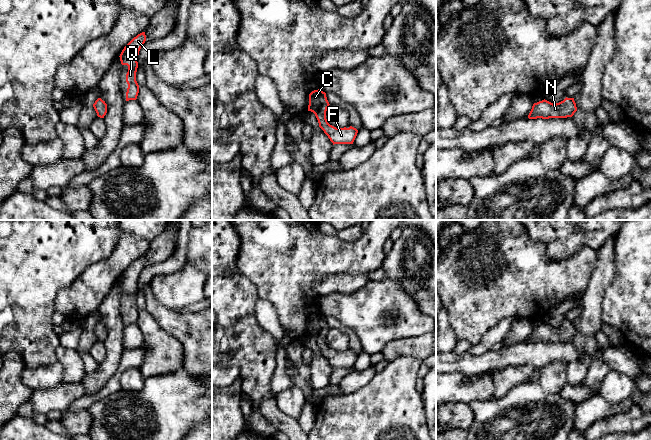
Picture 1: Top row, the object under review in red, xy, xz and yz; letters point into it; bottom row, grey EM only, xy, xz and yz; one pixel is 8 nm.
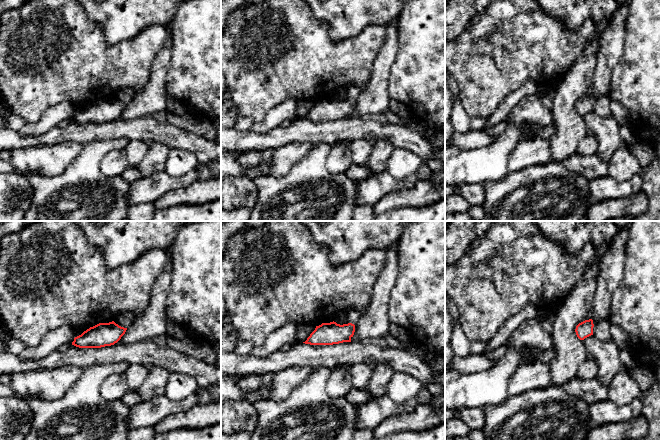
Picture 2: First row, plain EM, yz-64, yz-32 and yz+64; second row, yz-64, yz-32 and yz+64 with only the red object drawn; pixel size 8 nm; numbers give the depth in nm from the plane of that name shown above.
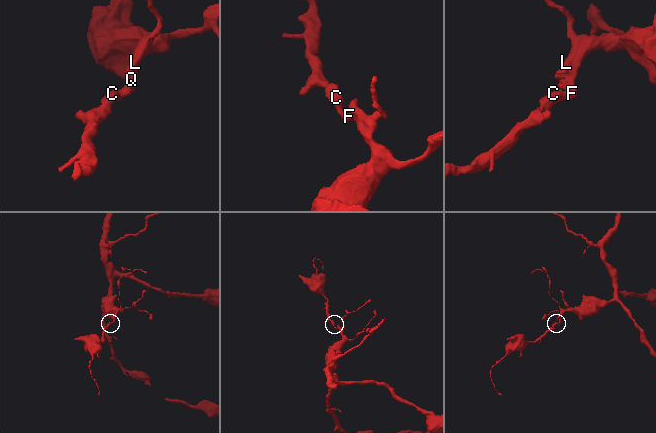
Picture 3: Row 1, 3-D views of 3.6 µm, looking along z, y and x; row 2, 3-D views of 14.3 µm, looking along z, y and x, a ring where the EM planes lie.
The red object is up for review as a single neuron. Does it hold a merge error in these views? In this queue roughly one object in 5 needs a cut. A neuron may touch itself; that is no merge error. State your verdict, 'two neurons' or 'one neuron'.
one neuron

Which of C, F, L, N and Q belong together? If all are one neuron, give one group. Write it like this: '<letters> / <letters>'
C F L N Q

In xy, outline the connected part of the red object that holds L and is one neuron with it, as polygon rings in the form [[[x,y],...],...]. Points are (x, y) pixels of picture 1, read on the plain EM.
[[[145,256],[138,258],[124,271],[119,280],[121,288],[128,290],[128,296],[126,298],[126,306],[128,308],[126,325],[136,324],[139,317],[139,309],[136,305],[136,296],[138,292],[137,283],[139,275],[145,265]]]

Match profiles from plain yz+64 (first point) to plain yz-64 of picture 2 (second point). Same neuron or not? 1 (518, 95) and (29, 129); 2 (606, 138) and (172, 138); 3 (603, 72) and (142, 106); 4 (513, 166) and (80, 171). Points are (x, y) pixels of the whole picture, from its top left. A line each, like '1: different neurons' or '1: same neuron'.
1: same neuron
2: different neurons
3: same neuron
4: different neurons

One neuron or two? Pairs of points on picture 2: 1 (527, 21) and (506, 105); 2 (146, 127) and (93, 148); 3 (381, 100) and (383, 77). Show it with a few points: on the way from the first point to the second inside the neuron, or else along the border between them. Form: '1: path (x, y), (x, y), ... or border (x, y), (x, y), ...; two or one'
1: border (528, 80), (510, 93), (494, 112); two
2: border (129, 139), (117, 137), (97, 141); two
3: path (381, 94), (381, 83); one

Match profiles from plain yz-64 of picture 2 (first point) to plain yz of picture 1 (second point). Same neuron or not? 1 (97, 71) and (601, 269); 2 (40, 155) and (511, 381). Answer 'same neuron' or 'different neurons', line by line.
1: different neurons
2: same neuron

